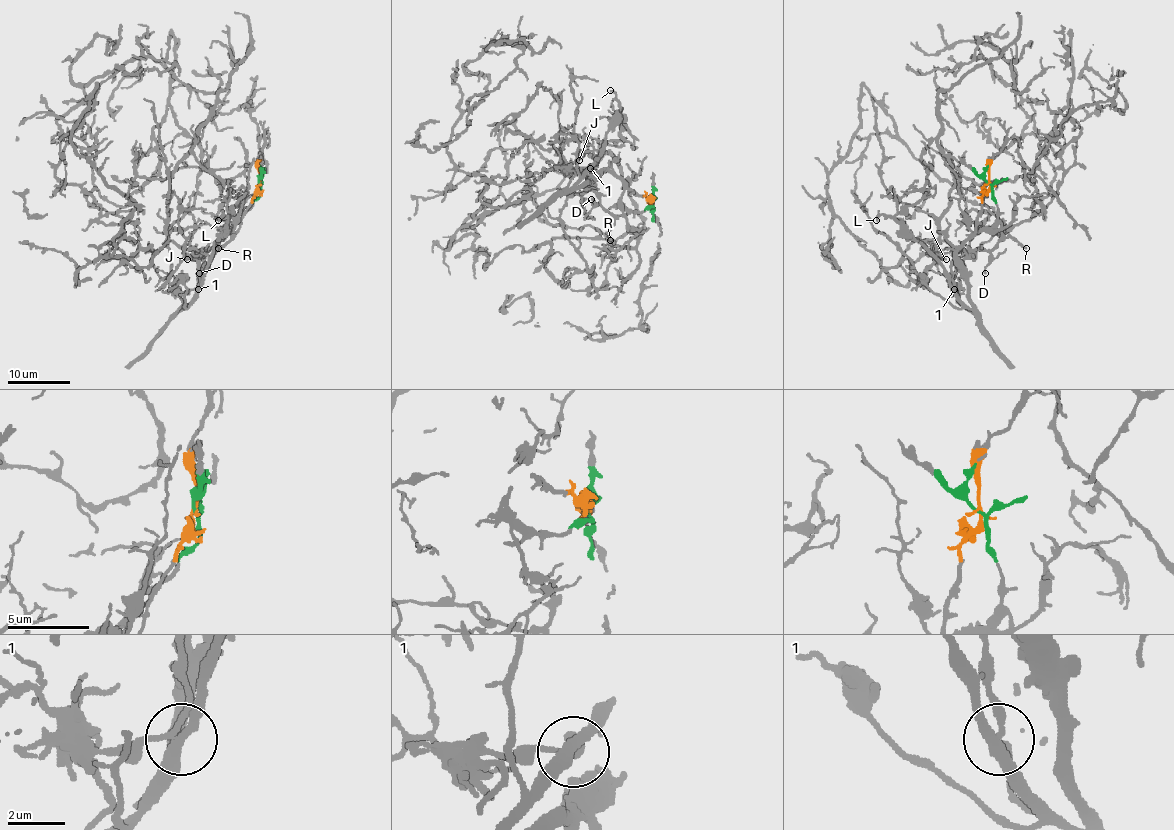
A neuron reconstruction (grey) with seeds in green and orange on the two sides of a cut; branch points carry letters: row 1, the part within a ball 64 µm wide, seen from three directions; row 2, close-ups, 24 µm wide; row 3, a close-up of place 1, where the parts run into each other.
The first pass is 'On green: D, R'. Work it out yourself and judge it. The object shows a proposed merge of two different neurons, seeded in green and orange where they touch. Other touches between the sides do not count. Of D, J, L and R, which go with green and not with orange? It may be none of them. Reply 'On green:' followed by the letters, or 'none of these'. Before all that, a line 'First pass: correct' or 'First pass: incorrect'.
First pass: correct
On green: D, R

